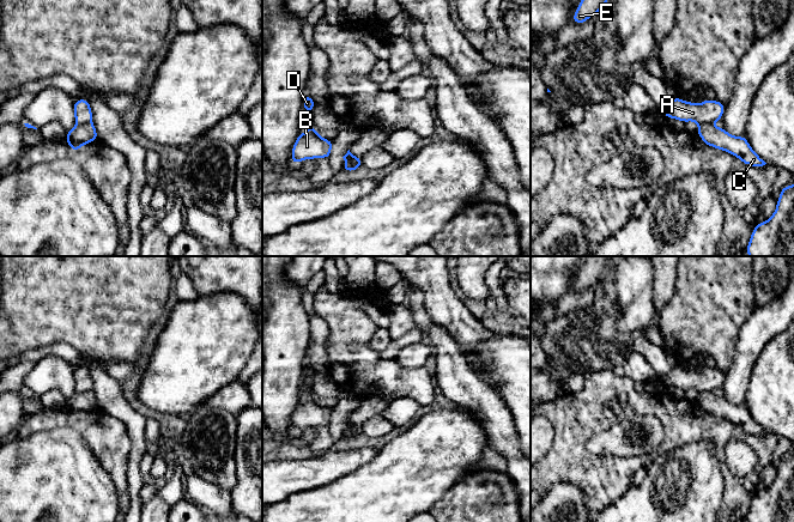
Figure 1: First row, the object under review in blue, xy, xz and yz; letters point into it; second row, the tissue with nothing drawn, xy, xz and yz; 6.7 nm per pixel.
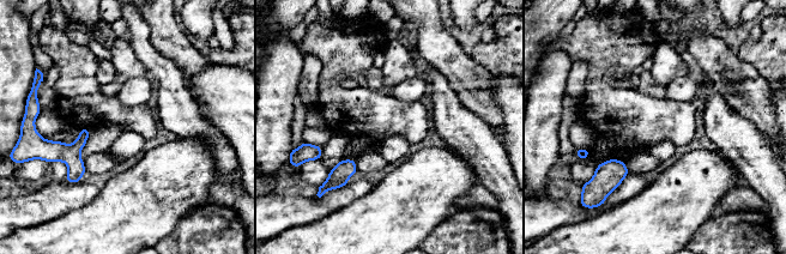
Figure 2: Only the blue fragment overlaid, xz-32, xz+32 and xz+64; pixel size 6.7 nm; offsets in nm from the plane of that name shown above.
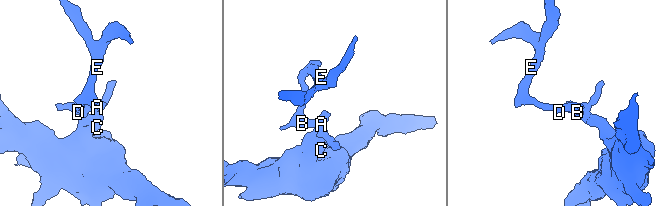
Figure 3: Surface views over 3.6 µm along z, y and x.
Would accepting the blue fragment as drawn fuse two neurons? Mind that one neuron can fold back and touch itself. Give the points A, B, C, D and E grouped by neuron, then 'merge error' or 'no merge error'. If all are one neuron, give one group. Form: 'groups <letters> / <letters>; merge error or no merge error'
groups A B D E / C; merge error

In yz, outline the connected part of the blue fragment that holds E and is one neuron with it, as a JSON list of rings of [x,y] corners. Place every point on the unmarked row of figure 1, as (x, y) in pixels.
[[[587,256],[587,260],[571,287],[581,293],[593,283],[599,283],[600,278],[608,271],[608,268],[610,256]]]

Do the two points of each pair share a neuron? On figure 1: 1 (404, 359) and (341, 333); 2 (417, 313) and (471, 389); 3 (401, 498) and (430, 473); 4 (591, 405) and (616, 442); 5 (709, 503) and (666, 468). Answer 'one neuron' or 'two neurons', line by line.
1: two neurons
2: one neuron
3: one neuron
4: two neurons
5: one neuron

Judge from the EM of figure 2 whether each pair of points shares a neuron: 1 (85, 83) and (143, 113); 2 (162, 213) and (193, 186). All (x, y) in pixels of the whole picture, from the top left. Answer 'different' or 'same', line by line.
1: same
2: same

